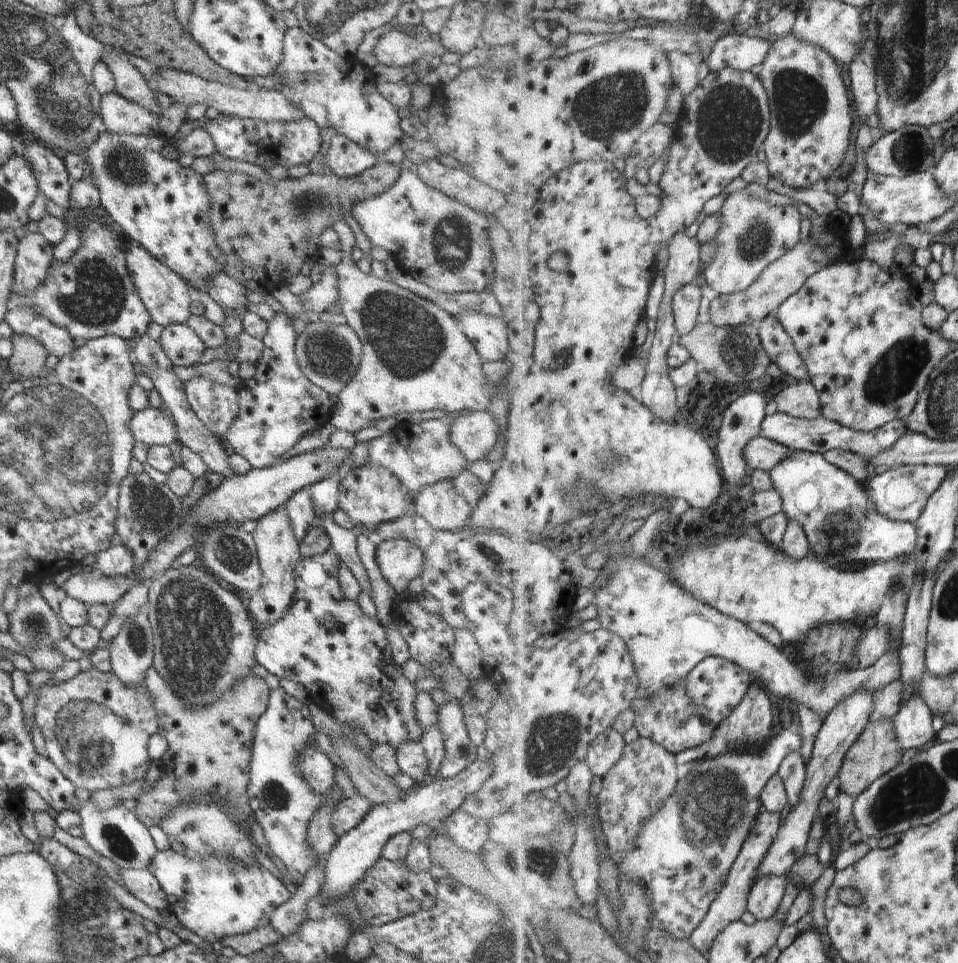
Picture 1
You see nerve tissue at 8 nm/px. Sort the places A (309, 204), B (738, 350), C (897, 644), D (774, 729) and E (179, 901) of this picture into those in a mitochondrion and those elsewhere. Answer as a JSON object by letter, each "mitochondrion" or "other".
{"A":"mitochondrion","B":"mitochondrion","C":"other","D":"other","E":"other"}

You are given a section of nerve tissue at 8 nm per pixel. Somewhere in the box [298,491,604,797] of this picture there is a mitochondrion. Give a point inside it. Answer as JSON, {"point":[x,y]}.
{"point":[555,738]}

